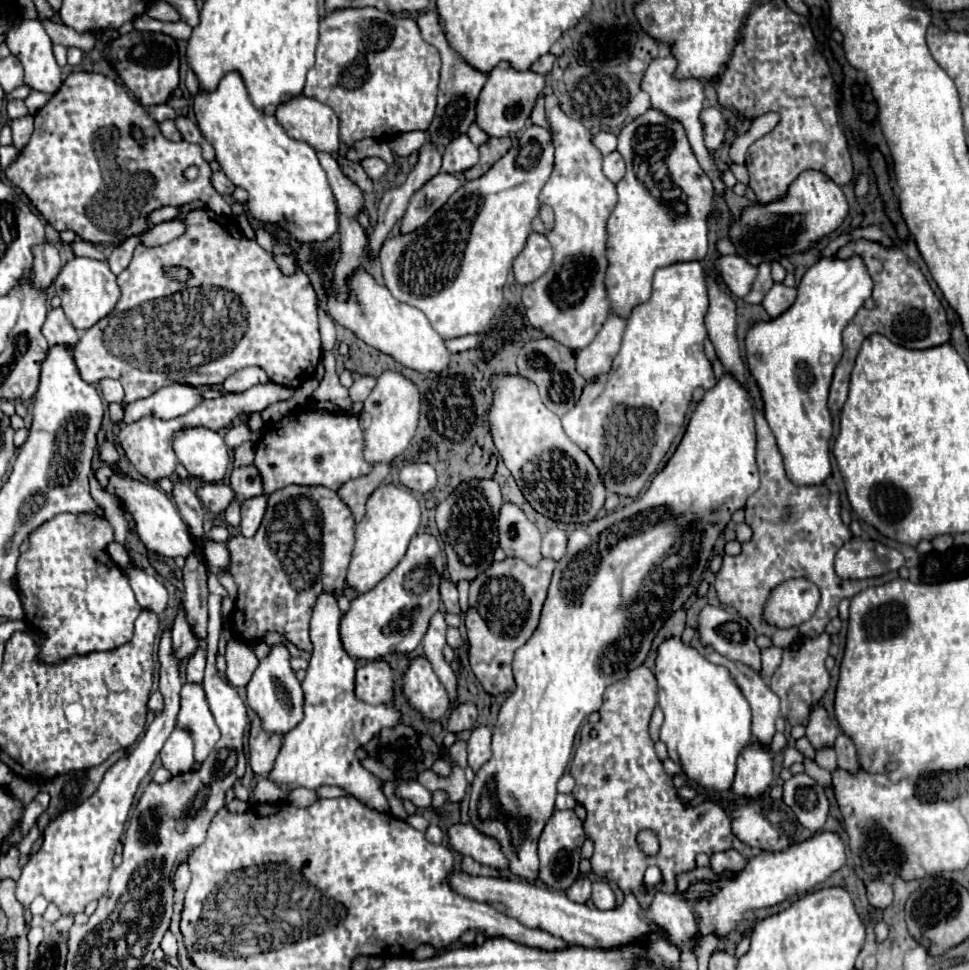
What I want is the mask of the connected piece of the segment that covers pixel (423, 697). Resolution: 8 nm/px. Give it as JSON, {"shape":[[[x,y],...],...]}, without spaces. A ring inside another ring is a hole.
{"shape":[[[426,657],[412,659],[404,675],[404,691],[410,703],[428,719],[440,719],[450,705],[448,693]]]}

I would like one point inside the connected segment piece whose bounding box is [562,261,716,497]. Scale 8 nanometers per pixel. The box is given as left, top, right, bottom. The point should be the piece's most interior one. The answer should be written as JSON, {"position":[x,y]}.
{"position":[661,361]}

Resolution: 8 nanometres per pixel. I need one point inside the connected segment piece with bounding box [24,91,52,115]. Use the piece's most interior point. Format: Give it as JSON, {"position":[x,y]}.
{"position":[34,101]}

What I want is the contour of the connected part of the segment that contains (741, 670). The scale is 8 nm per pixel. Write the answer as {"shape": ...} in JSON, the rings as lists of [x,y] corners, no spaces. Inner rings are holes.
{"shape":[[[716,651],[710,653],[708,659],[716,665],[724,665],[726,669],[730,669],[734,681],[740,685],[744,697],[748,699],[748,703],[752,707],[752,733],[760,743],[768,745],[772,741],[772,735],[774,735],[774,721],[780,713],[778,695],[748,665],[736,663],[736,661],[732,661],[732,659],[716,653]]]}

